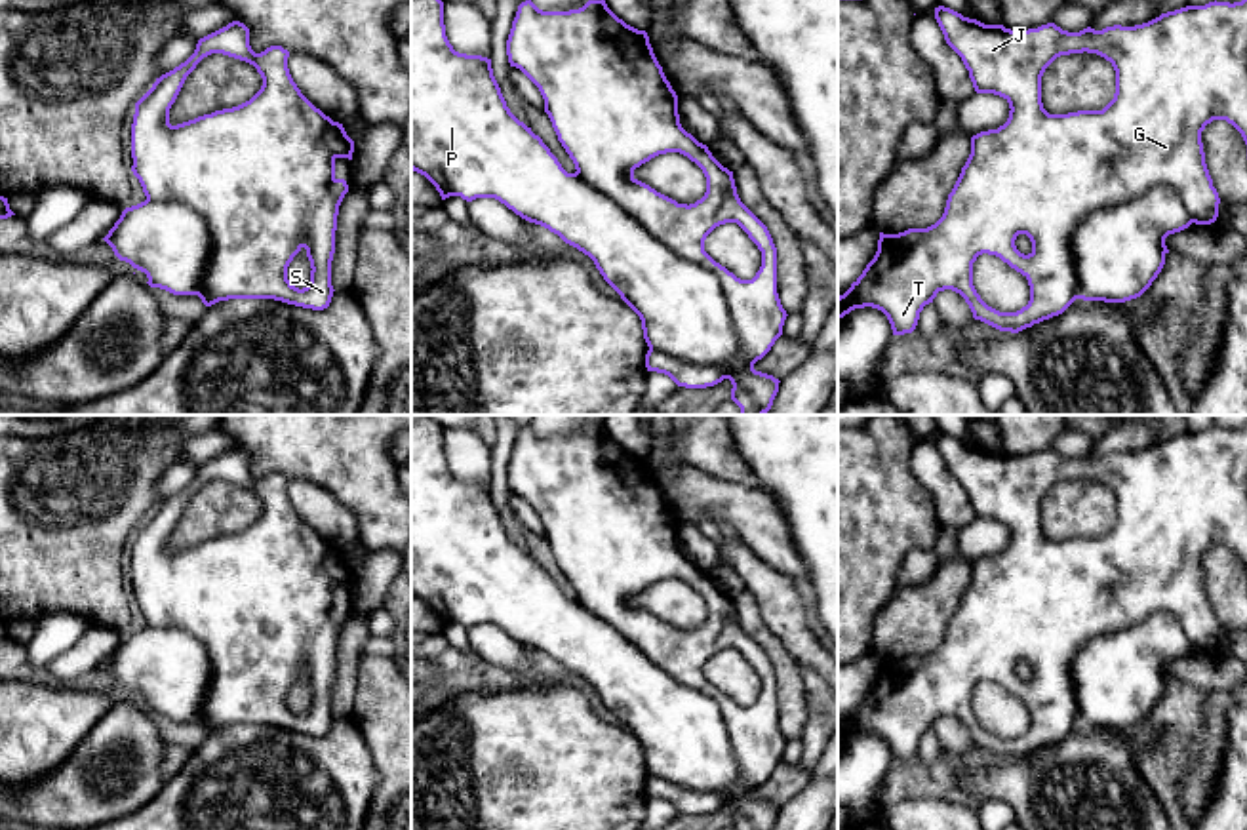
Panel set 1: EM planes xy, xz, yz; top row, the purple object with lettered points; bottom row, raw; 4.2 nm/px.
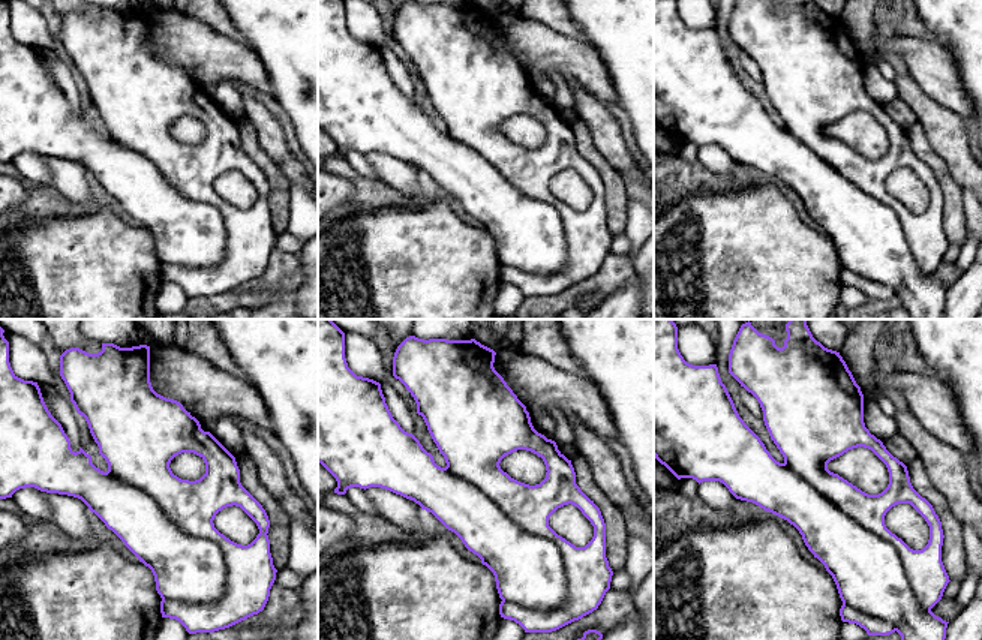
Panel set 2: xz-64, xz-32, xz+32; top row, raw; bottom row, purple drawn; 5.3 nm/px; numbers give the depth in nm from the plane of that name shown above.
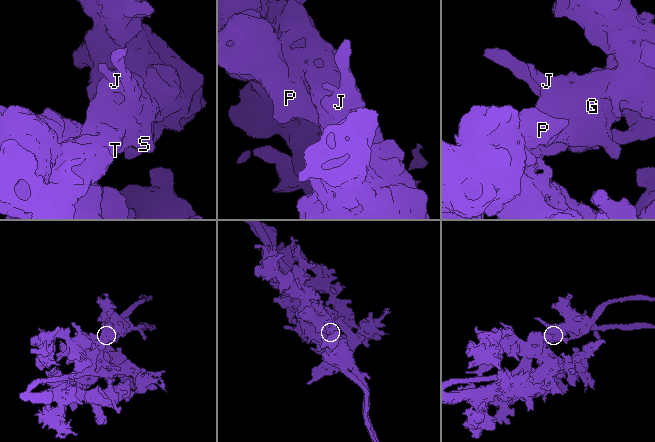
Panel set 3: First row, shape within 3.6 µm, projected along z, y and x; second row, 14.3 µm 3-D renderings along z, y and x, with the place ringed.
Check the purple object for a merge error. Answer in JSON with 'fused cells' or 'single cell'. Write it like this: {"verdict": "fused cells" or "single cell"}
{"verdict": "fused cells"}

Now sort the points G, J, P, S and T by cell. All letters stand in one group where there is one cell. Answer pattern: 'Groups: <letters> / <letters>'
Groups: G J S T / P

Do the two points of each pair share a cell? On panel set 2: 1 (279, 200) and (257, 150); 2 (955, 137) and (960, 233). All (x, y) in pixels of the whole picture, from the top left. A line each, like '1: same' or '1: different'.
1: same
2: different

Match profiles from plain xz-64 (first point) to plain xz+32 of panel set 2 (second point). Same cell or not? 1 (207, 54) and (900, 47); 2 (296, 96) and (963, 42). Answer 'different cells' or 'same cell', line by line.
1: same cell
2: same cell

